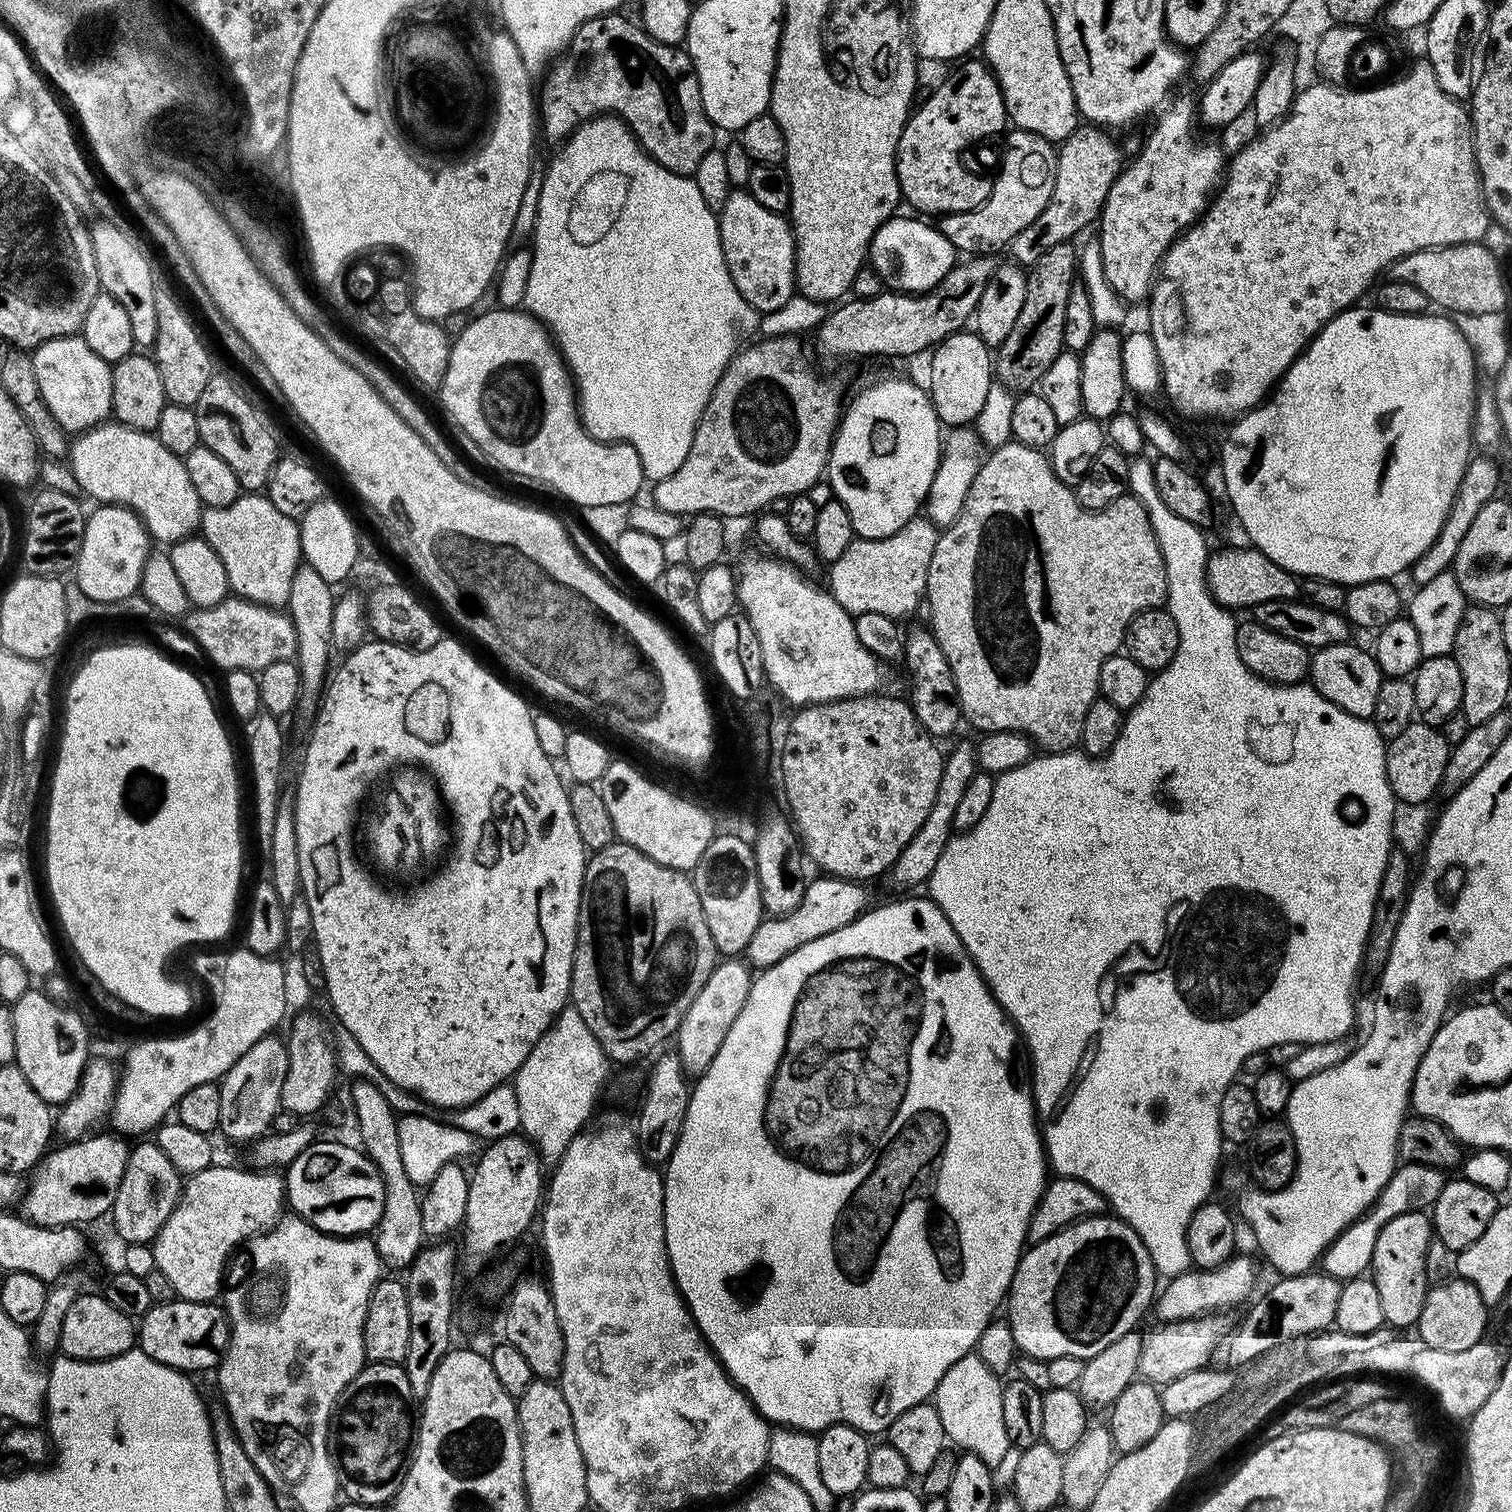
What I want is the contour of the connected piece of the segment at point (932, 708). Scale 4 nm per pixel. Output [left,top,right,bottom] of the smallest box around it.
[902,628,963,739]

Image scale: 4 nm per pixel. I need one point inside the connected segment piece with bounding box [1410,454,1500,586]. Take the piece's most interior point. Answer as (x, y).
(1481, 479)

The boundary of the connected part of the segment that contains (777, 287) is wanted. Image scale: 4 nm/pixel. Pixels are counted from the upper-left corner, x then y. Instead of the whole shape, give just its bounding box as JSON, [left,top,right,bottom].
[718,190,796,313]

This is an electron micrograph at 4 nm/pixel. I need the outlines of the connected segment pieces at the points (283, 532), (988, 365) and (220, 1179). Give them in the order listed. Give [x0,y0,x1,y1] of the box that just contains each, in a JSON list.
[[200,493,302,607],[926,330,994,429],[150,1122,286,1304]]

